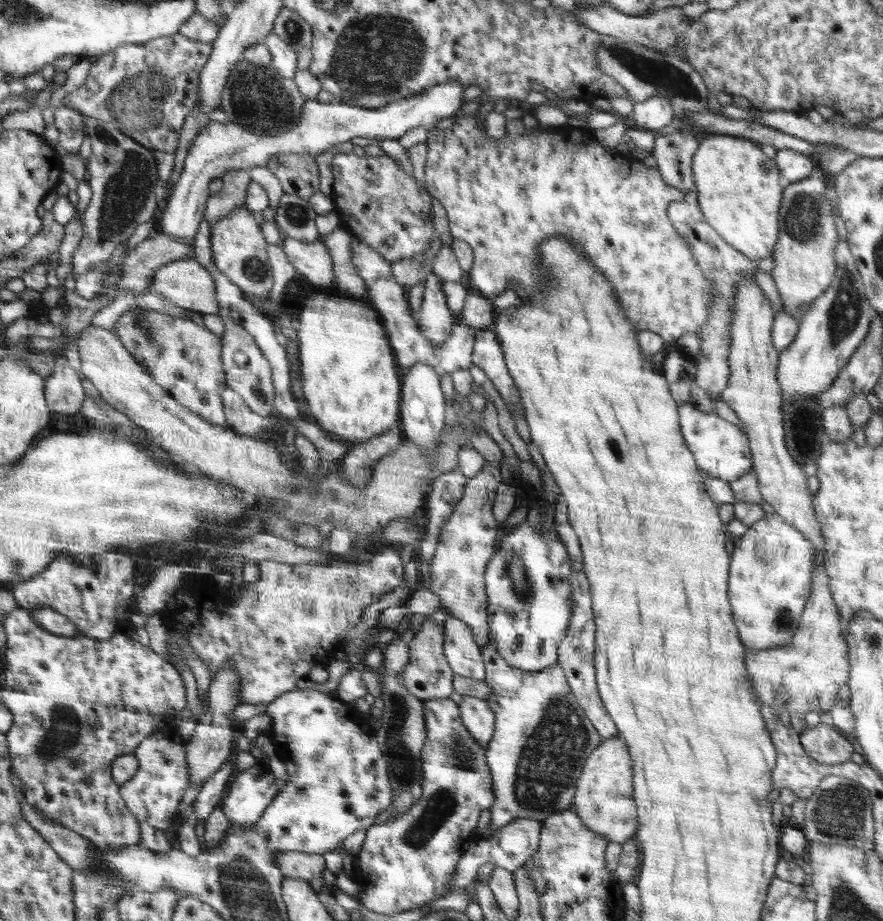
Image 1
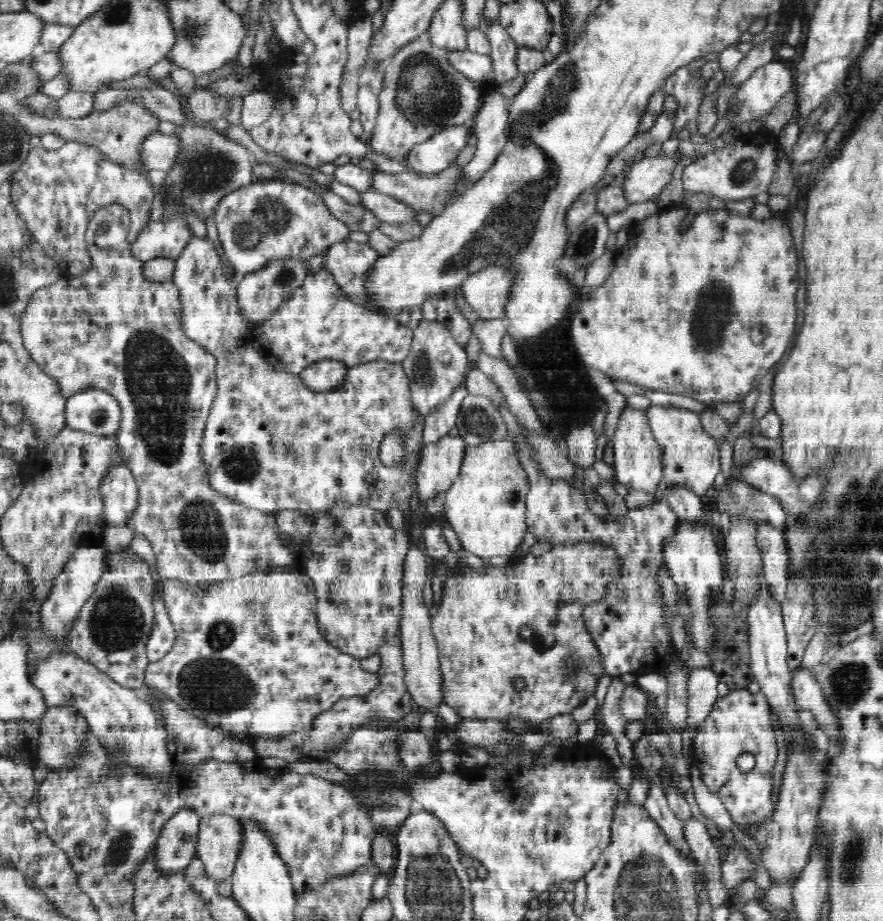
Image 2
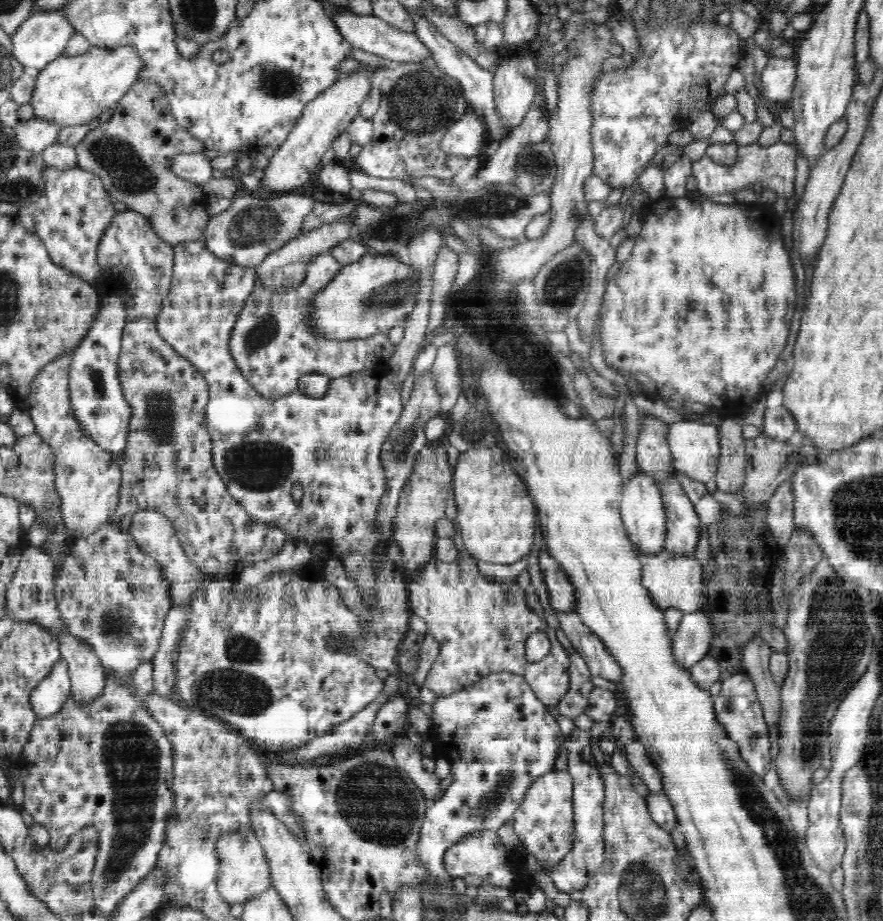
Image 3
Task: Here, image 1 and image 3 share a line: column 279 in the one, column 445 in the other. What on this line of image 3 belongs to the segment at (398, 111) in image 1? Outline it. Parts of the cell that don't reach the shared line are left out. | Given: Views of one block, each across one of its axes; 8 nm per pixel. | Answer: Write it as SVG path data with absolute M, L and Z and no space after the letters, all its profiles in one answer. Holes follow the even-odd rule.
M466 112L449 126L441 140L441 149L460 157L477 157L484 146L485 126L474 112Z

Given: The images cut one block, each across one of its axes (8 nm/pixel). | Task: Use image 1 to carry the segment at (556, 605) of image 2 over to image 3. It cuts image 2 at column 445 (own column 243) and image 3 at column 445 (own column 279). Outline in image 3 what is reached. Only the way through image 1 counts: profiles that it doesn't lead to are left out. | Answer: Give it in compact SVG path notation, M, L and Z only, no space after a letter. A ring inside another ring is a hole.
M433 558L410 577L407 589L411 614L424 618L427 632L440 644L440 652L425 680L425 687L436 693L437 697L466 690L474 686L482 676L502 671L522 675L534 694L547 708L554 708L568 692L570 686L568 652L556 638L555 629L546 623L545 617L540 617L527 607L526 592L517 582L503 584L499 580L482 576L477 565L470 564L465 559L444 562ZM536 631L542 631L548 635L551 641L551 652L542 660L528 663L524 658L525 644L530 634Z

